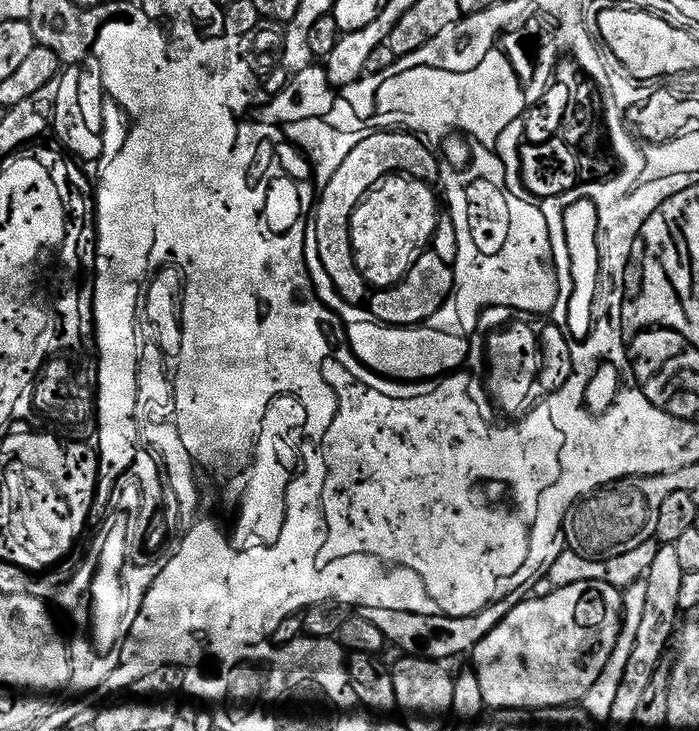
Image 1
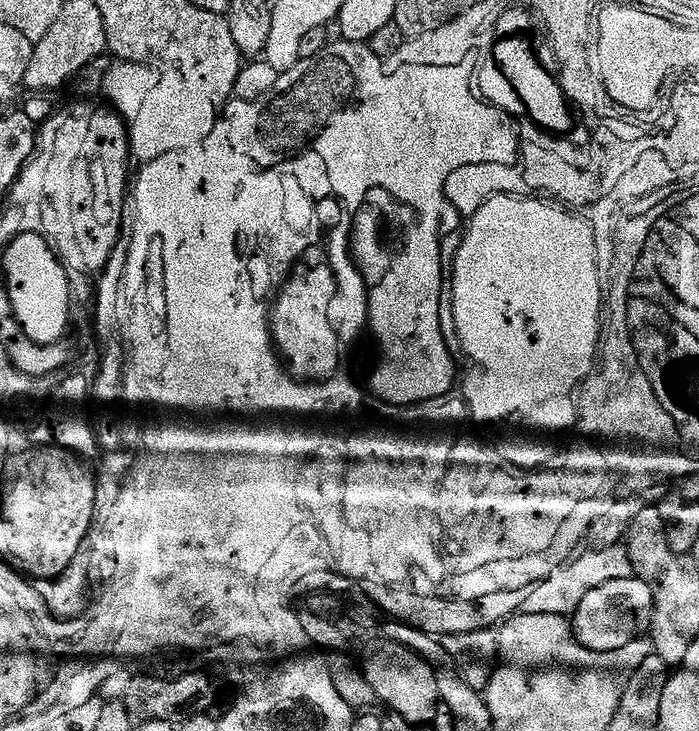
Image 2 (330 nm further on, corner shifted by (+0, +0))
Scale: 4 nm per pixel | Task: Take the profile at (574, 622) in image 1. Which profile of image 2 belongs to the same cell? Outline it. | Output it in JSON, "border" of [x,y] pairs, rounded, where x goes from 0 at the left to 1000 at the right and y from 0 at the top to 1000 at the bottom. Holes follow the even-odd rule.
{"border":[[[908,791],[874,793],[833,818],[833,829],[817,844],[818,869],[835,886],[851,892],[890,889],[896,878],[917,874],[933,858],[933,808]]]}

